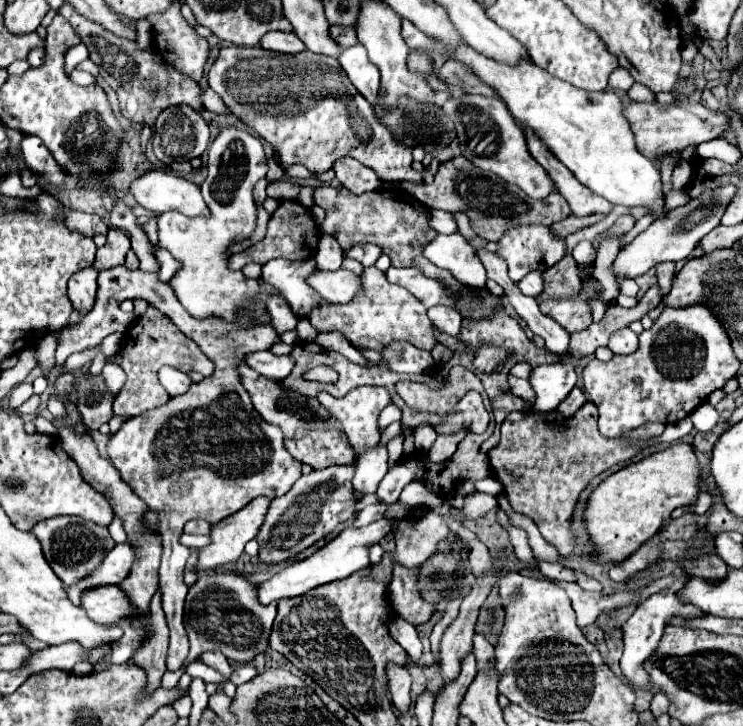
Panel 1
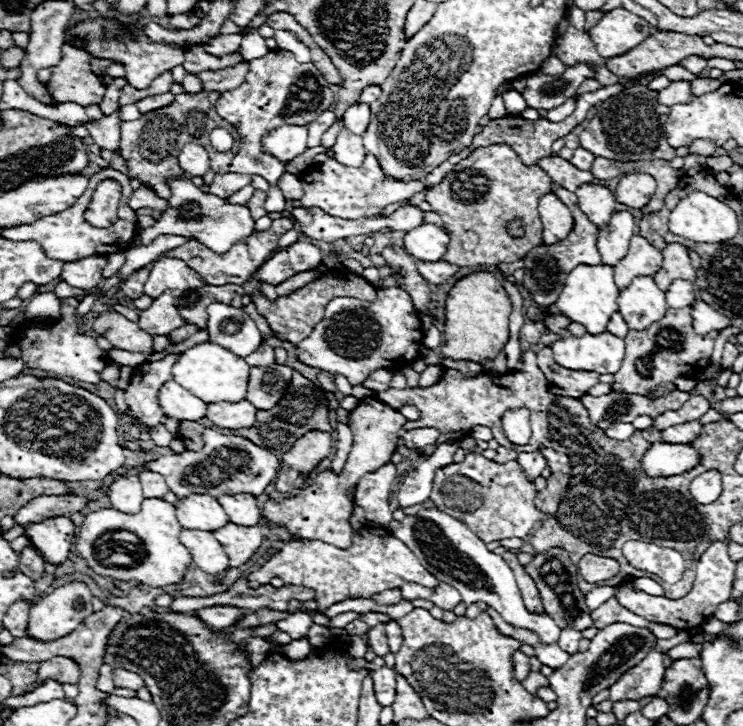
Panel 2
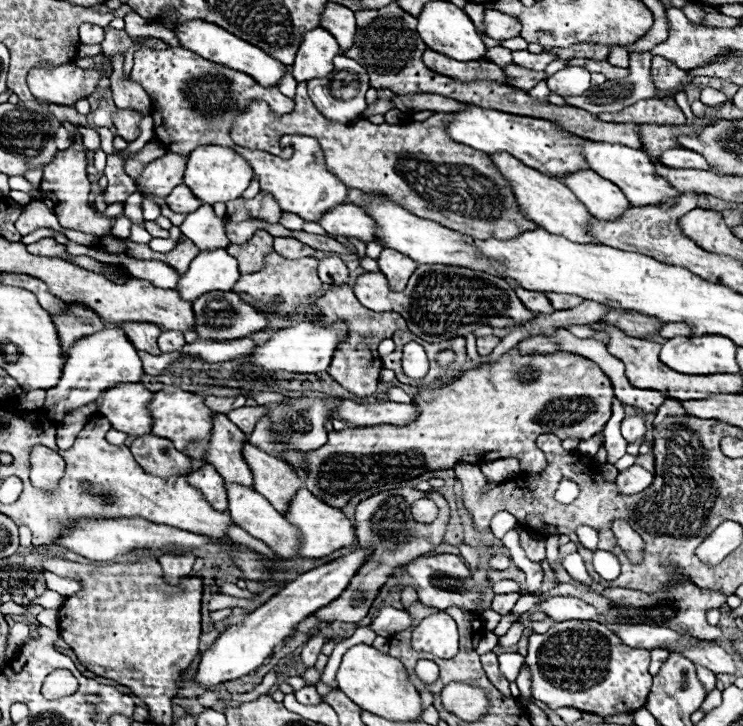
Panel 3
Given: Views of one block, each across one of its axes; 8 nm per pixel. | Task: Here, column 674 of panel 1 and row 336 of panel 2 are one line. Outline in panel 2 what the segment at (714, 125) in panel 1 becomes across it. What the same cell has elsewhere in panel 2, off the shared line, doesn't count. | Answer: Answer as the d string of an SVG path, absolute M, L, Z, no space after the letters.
M106 310L100 314L100 336L108 338L118 350L152 354L152 336L144 332L136 322L118 314L116 310Z

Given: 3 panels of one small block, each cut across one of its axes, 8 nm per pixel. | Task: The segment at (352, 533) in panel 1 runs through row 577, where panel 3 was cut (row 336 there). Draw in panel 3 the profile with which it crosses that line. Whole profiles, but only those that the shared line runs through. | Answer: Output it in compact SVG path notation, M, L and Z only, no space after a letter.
M296 322L288 328L278 330L268 342L258 344L258 348L250 354L250 362L264 370L286 370L286 372L302 372L302 374L318 374L330 366L334 350L348 336L346 322L334 322L334 326L324 326L320 322Z

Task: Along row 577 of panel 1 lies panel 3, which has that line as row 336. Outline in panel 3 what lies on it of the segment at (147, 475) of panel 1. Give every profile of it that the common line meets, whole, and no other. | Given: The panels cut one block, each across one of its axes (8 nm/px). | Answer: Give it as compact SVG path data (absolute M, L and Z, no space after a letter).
M166 330L158 338L158 346L162 352L180 352L184 348L184 336L178 330Z

